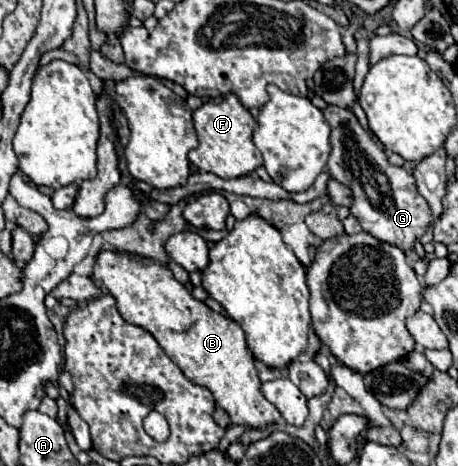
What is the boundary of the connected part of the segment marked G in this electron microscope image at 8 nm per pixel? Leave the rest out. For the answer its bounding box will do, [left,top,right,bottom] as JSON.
[322,106,430,250]

